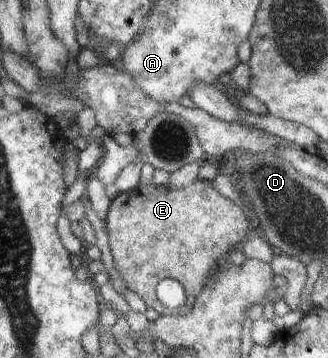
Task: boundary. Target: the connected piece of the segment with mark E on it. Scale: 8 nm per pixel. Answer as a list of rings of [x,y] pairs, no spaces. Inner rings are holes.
[[[198,179],[193,183],[190,183],[187,187],[184,187],[184,189],[157,186],[154,183],[150,185],[139,183],[134,189],[131,189],[126,193],[120,192],[111,201],[105,221],[106,229],[108,230],[107,238],[112,254],[113,265],[118,270],[118,273],[122,275],[122,279],[125,283],[124,287],[130,289],[130,291],[134,291],[134,293],[136,293],[136,295],[144,301],[148,308],[155,309],[161,316],[183,316],[190,313],[198,292],[205,286],[206,283],[208,283],[208,279],[211,277],[212,272],[215,270],[219,262],[226,259],[229,250],[232,250],[236,246],[241,246],[242,242],[248,237],[247,234],[251,227],[251,224],[247,221],[246,216],[244,216],[243,209],[240,206],[230,200],[230,198],[226,198],[217,192],[210,182]],[[168,278],[175,279],[178,283],[181,283],[184,286],[187,295],[186,301],[182,304],[182,307],[179,307],[178,309],[167,308],[165,305],[162,305],[160,300],[156,297],[156,286],[163,279]]]

